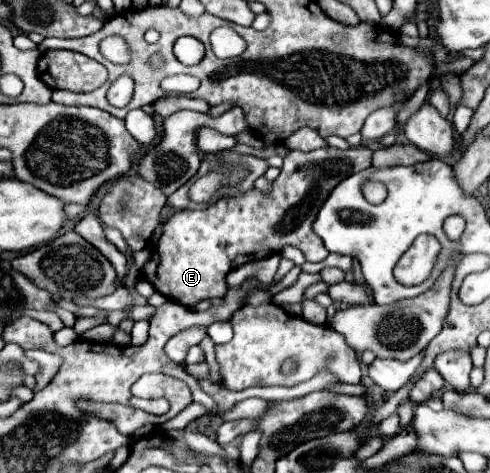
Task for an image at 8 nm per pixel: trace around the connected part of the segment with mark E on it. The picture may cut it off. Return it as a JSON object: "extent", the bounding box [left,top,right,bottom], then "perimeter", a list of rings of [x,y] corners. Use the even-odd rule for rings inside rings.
{"extent":[142,147,372,307],"perimeter":[[[322,147],[308,153],[290,151],[268,193],[254,187],[244,195],[222,197],[200,211],[176,211],[164,225],[150,261],[142,267],[142,279],[152,283],[168,299],[190,307],[202,299],[224,297],[224,277],[228,271],[242,263],[280,253],[286,245],[300,249],[312,263],[324,261],[328,249],[312,231],[312,221],[324,199],[342,179],[370,165],[372,149],[368,147],[350,147],[346,151]]]}

